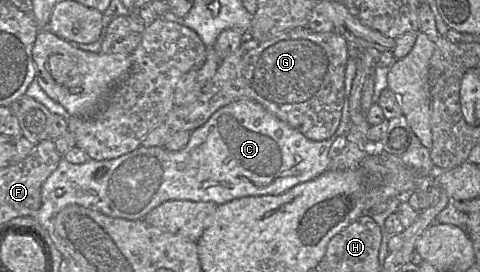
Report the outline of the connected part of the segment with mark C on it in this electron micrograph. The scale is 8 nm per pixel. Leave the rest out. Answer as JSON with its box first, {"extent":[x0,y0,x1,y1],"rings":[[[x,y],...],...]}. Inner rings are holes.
{"extent":[35,50,357,231],"rings":[[[350,50],[350,56],[347,60],[347,65],[346,65],[346,70],[345,70],[345,96],[344,96],[344,105],[343,105],[343,110],[342,110],[342,117],[341,117],[341,121],[340,124],[336,130],[336,132],[334,133],[334,135],[332,137],[330,137],[329,139],[323,140],[323,141],[313,141],[308,139],[307,137],[305,137],[302,133],[300,133],[299,131],[297,131],[296,129],[292,128],[291,126],[289,126],[288,124],[286,124],[285,122],[281,121],[280,119],[278,119],[276,116],[274,116],[273,114],[271,114],[269,111],[267,111],[261,104],[252,101],[252,100],[248,100],[248,99],[242,99],[242,100],[237,100],[234,101],[222,108],[220,108],[219,110],[217,110],[209,119],[208,121],[203,124],[202,126],[200,126],[199,128],[195,129],[194,131],[192,131],[191,136],[190,136],[190,140],[187,143],[187,145],[182,148],[179,151],[168,151],[166,150],[164,147],[144,147],[144,146],[139,146],[136,150],[127,153],[125,155],[122,155],[116,159],[111,159],[111,160],[103,160],[103,161],[96,161],[94,159],[89,159],[87,162],[83,163],[83,164],[72,164],[70,162],[68,162],[64,157],[60,160],[59,165],[57,167],[57,169],[46,179],[46,181],[43,183],[42,188],[41,188],[41,207],[40,209],[37,211],[36,215],[35,215],[35,219],[37,220],[37,222],[47,231],[47,225],[49,225],[49,220],[51,220],[53,217],[56,216],[56,214],[58,212],[60,212],[63,208],[69,206],[69,205],[80,205],[82,207],[88,208],[88,209],[92,209],[95,211],[98,211],[104,215],[107,215],[109,217],[114,217],[114,218],[122,218],[122,219],[127,219],[127,220],[140,220],[143,219],[151,210],[153,210],[154,208],[156,208],[157,206],[161,205],[162,203],[169,201],[169,200],[189,200],[189,201],[194,201],[194,202],[213,202],[217,205],[221,205],[224,203],[227,203],[229,201],[232,201],[234,199],[238,199],[238,198],[242,198],[242,197],[248,197],[248,196],[263,196],[263,195],[280,195],[282,193],[285,193],[286,191],[290,190],[291,188],[293,188],[294,186],[300,184],[300,183],[304,183],[307,181],[310,181],[314,178],[316,178],[317,176],[321,175],[323,172],[325,172],[326,170],[328,170],[330,168],[330,163],[331,163],[331,159],[329,157],[329,150],[330,147],[332,146],[333,142],[335,141],[335,139],[341,135],[346,135],[346,133],[348,132],[349,129],[349,97],[350,97],[350,93],[351,93],[351,89],[352,89],[352,83],[353,80],[355,78],[356,75],[356,70],[357,70],[357,61],[356,58],[354,56],[351,56],[351,50]]]}

